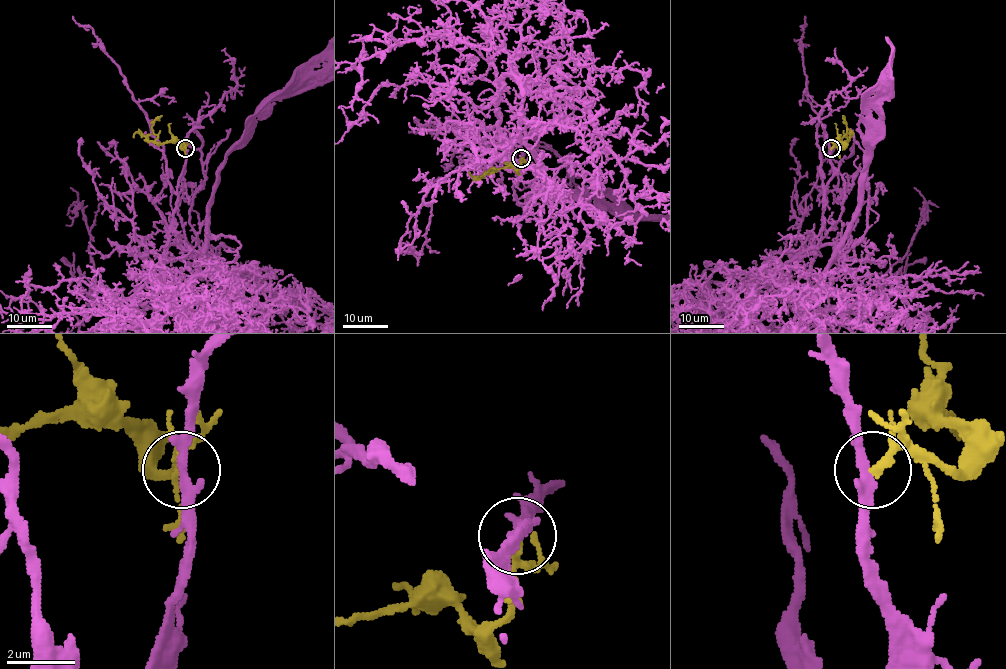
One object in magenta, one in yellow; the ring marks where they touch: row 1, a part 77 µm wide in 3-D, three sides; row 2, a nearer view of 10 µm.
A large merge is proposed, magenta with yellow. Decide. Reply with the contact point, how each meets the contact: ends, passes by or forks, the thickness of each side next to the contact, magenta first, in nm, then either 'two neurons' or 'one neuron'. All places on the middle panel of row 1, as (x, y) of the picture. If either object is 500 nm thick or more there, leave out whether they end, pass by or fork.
at (521, 158); magenta passes by; yellow forks there; 300 nm thick on the magenta side, 130 nm on the other; one neuron

